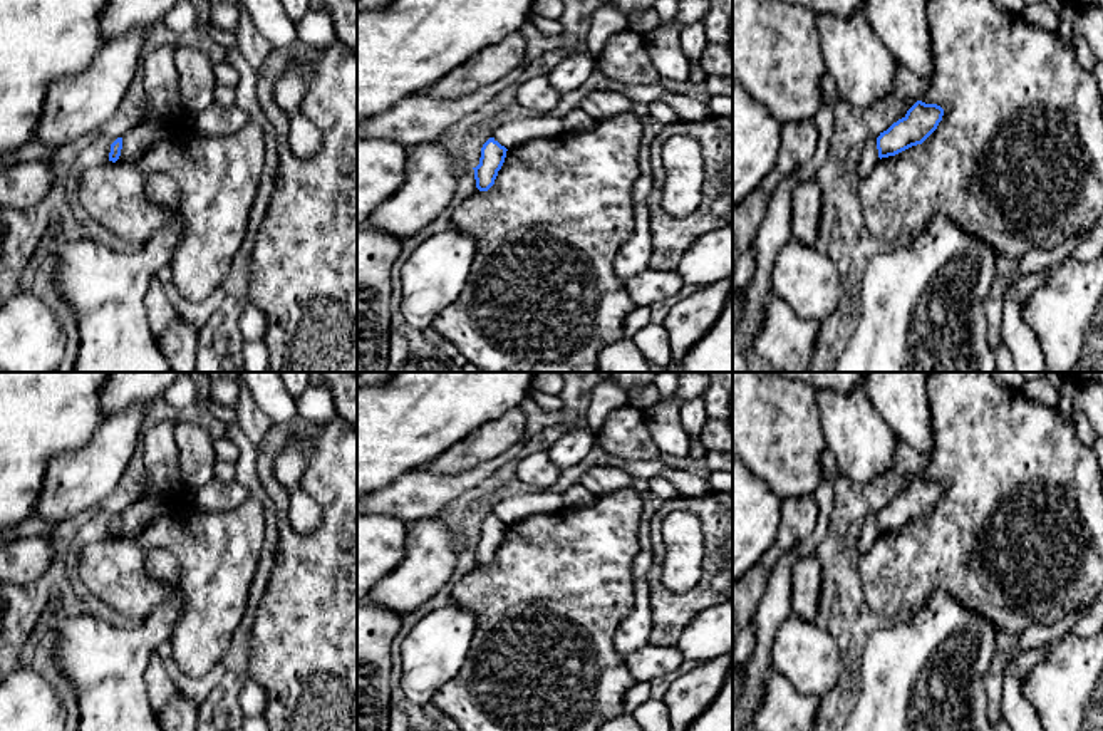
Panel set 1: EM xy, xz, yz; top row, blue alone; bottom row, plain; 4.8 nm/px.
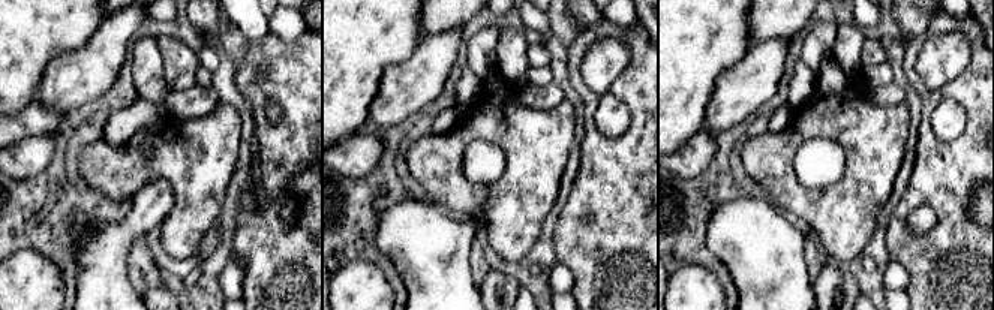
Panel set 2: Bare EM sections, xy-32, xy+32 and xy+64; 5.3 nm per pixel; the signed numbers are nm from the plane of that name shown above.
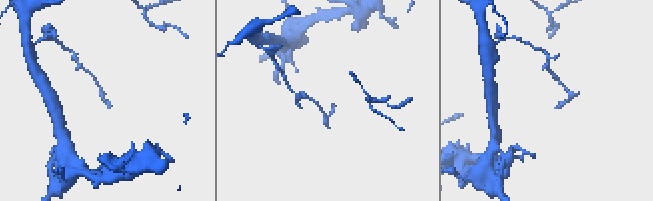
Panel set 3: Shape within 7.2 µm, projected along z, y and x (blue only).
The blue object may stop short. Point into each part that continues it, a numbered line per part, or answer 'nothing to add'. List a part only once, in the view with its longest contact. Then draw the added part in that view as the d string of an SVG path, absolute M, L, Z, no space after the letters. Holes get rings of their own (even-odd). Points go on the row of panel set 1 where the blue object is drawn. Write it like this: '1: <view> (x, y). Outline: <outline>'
nothing to add

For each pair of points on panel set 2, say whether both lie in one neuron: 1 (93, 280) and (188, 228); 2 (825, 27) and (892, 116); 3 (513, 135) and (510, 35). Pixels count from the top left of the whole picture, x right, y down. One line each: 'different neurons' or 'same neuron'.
1: different neurons
2: different neurons
3: different neurons

